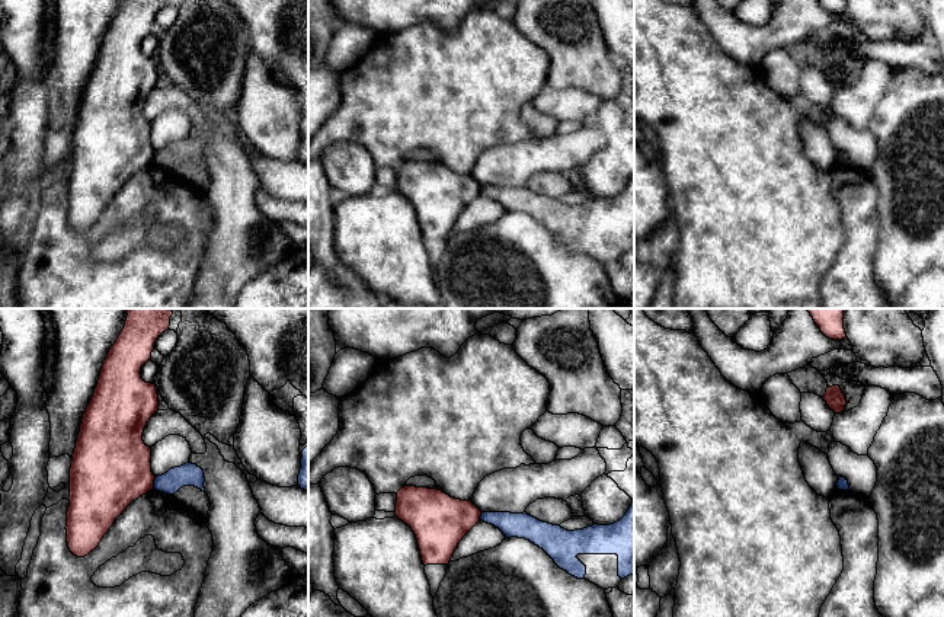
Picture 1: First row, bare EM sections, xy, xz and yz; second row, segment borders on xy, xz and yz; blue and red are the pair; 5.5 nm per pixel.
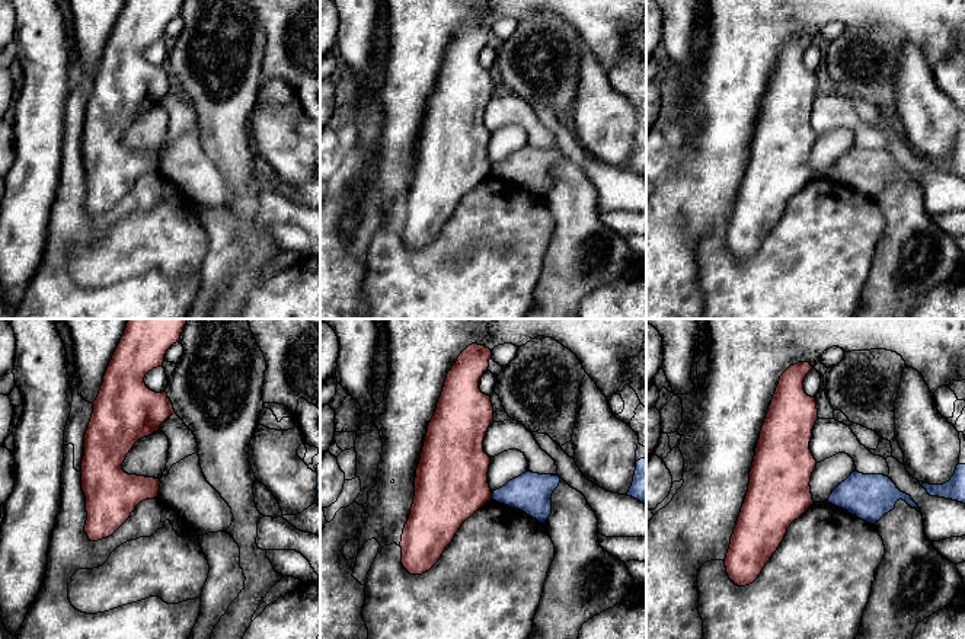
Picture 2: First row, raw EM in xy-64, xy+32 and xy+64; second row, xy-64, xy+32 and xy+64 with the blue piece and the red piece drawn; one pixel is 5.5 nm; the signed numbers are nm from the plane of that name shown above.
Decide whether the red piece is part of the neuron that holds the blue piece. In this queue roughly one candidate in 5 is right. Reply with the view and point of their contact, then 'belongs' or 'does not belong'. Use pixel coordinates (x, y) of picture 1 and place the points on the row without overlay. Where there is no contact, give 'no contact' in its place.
xy (154, 157) | does not belong

